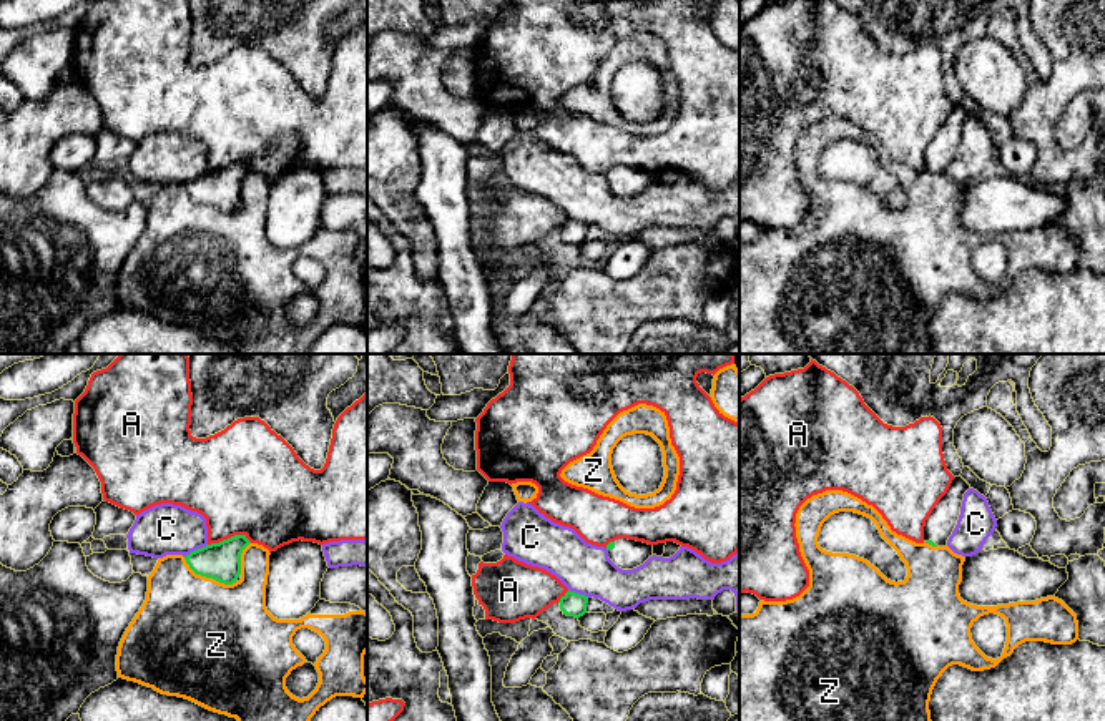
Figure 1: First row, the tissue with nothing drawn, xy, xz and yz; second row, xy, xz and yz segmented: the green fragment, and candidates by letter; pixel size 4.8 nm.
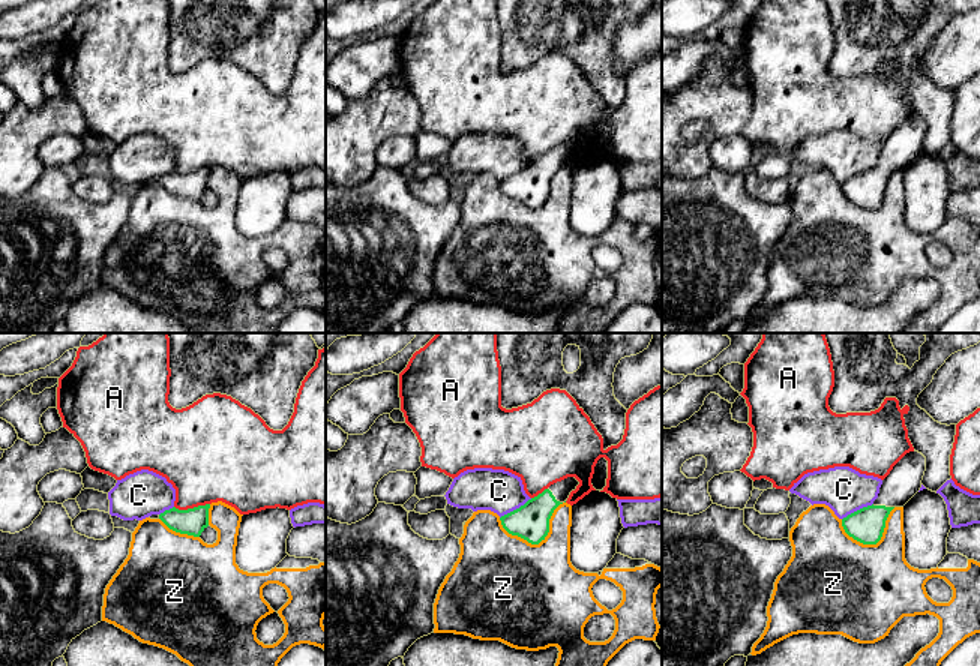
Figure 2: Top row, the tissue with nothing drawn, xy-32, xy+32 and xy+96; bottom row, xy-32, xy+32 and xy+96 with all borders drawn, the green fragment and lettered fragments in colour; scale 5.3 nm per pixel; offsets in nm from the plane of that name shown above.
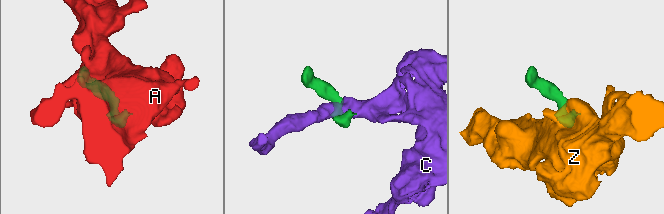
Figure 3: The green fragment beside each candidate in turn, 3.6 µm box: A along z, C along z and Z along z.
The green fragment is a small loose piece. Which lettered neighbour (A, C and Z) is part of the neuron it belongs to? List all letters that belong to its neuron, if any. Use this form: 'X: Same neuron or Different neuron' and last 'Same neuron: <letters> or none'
A: Different neuron
C: Different neuron
Z: Different neuron
Same neuron: none

